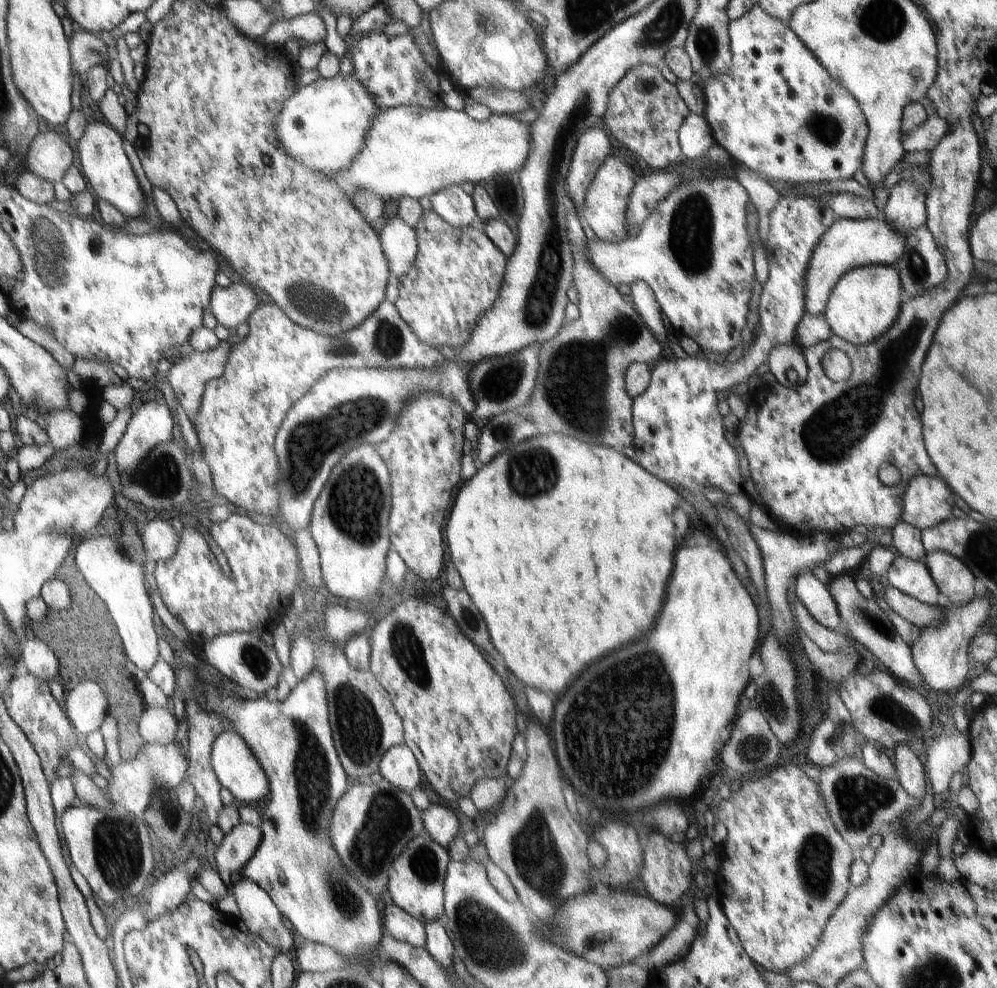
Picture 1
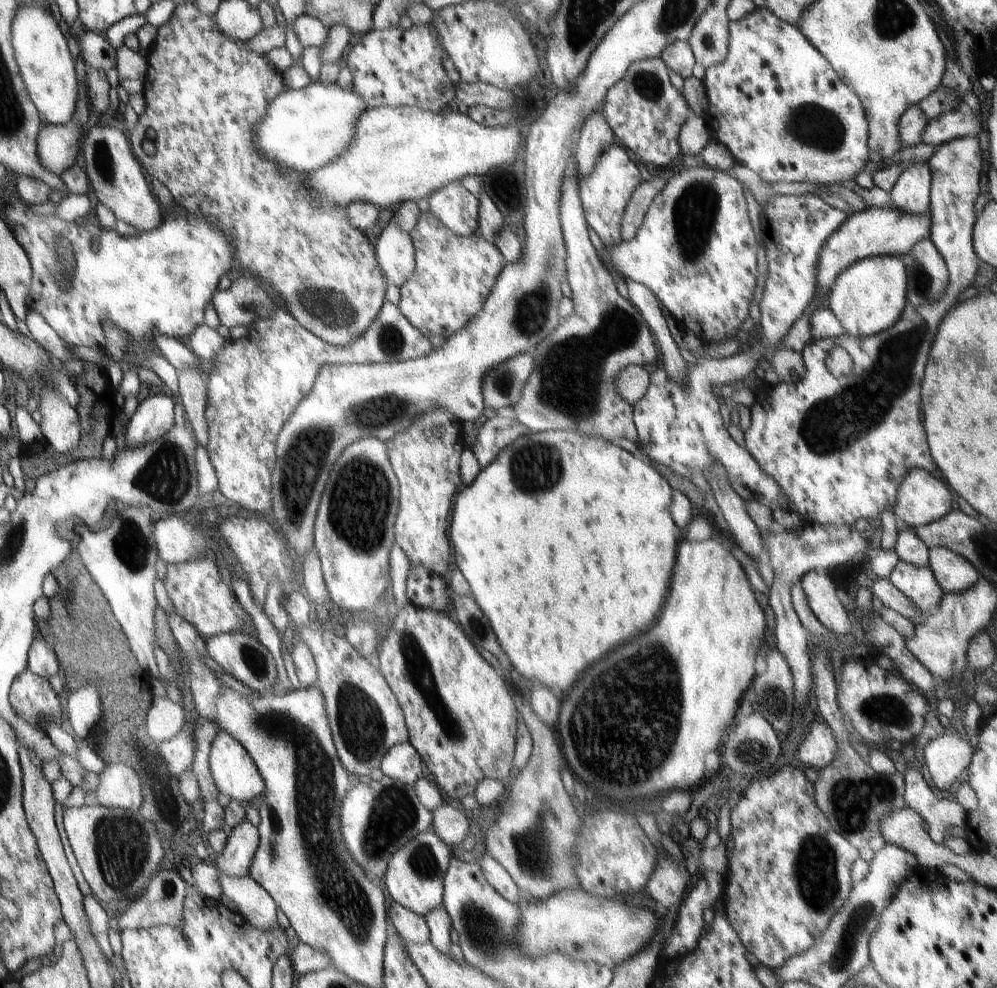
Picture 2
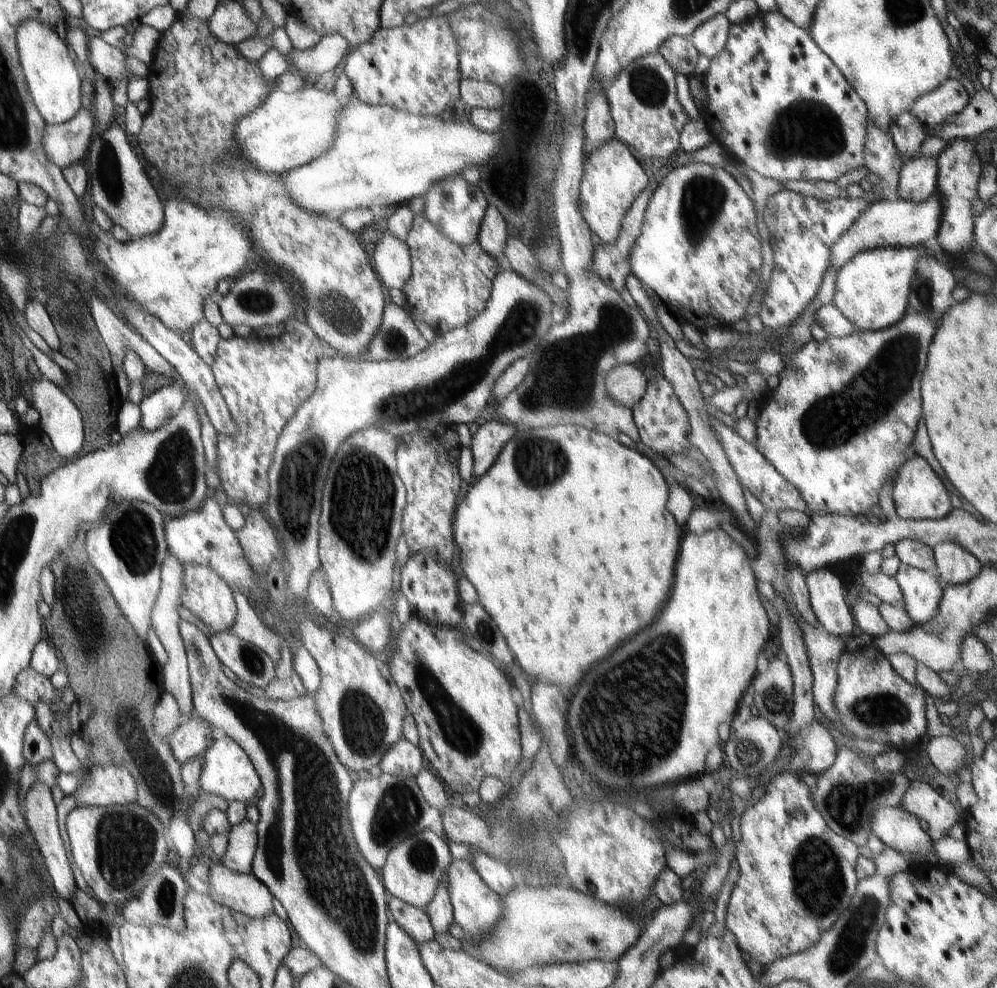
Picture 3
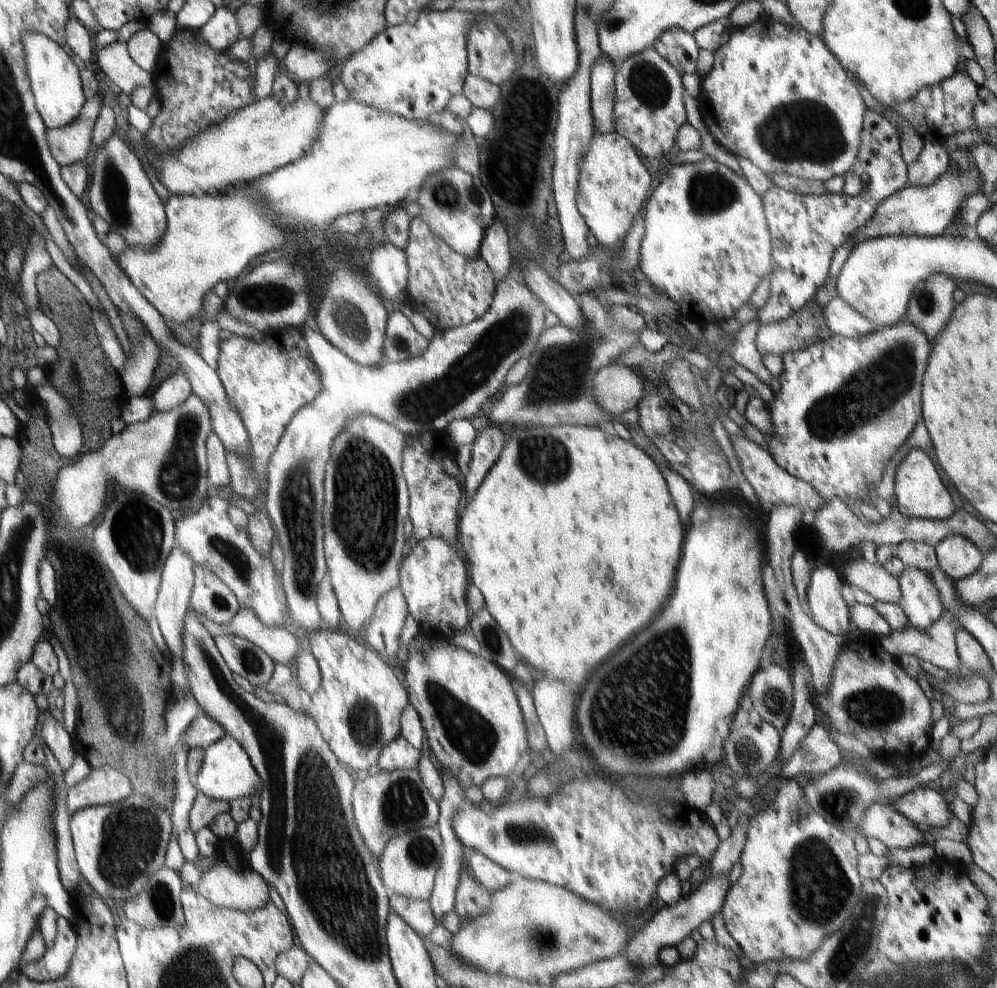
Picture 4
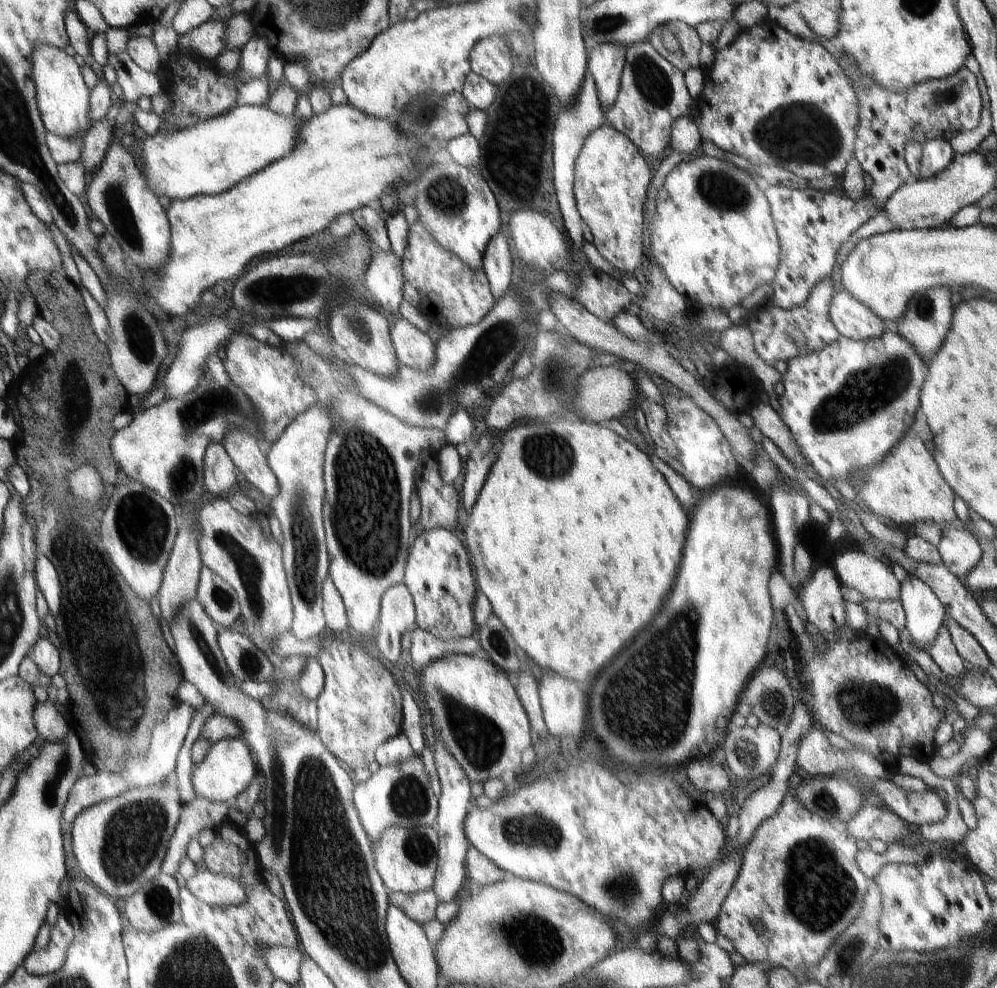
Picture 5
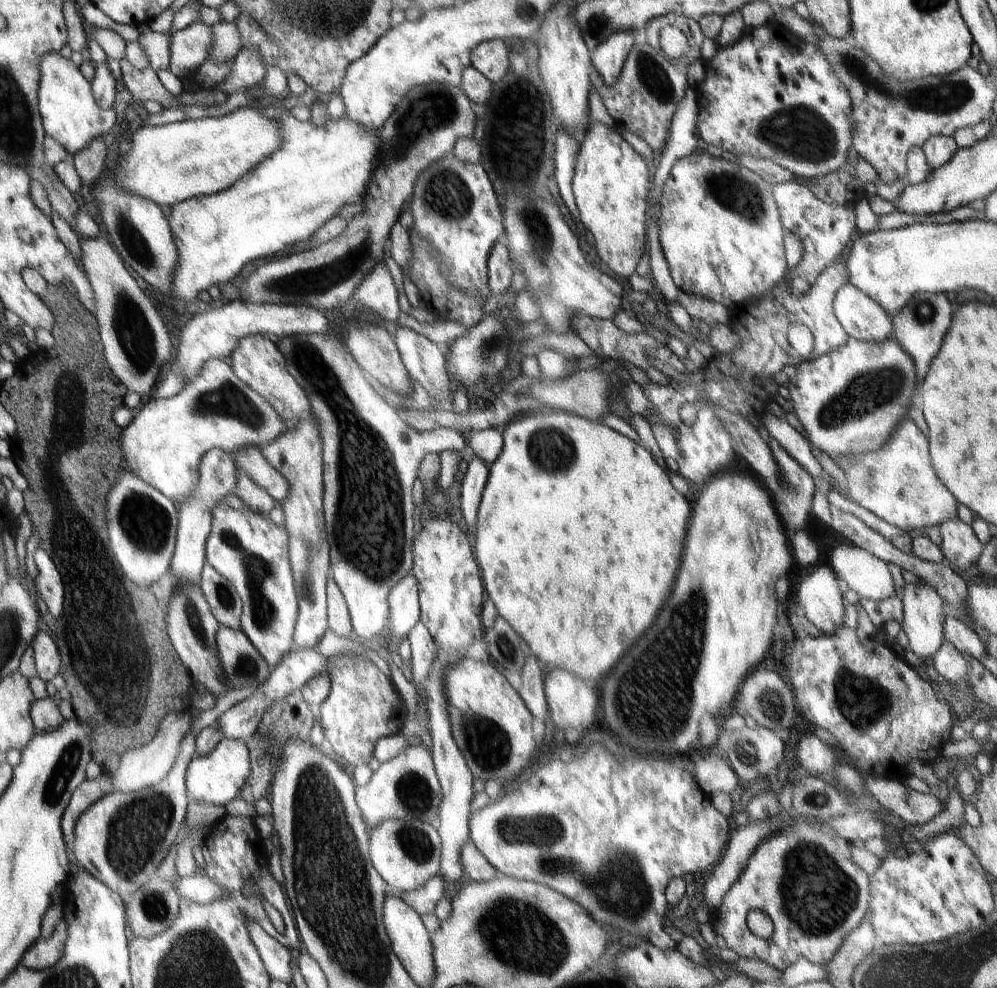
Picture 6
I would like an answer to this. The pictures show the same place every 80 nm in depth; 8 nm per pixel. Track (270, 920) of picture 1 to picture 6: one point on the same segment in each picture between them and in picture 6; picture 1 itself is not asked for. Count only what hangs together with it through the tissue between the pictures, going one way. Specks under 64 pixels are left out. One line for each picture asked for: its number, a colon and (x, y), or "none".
2: (253, 902)
3: (244, 893)
4: (220, 885)
5: (214, 889)
6: (198, 888)

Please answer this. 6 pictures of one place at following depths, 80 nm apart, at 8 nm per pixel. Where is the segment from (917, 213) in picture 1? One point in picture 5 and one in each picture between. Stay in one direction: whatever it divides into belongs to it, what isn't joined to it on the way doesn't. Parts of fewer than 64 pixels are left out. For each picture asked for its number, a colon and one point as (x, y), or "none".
2: (911, 193)
3: (918, 177)
4: (933, 161)
5: (938, 154)

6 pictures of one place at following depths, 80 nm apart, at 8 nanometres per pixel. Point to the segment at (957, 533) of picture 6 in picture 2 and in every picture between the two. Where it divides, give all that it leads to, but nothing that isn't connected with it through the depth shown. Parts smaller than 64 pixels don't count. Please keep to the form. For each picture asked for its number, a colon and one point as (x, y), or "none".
2: (954, 573)
3: (956, 566)
4: (958, 557)
5: (959, 549)

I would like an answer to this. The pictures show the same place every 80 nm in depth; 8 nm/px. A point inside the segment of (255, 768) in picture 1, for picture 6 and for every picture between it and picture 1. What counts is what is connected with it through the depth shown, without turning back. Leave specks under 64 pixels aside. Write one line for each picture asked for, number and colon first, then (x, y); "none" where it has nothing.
2: (234, 774)
3: (227, 771)
4: (226, 773)
5: (228, 769)
6: (216, 779)

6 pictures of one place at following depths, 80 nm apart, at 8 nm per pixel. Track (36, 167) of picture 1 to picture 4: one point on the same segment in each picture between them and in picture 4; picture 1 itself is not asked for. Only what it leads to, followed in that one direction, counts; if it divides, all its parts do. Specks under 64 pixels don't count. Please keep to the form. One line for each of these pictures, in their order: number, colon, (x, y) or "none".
2: (58, 146)
3: (65, 144)
4: (70, 144)

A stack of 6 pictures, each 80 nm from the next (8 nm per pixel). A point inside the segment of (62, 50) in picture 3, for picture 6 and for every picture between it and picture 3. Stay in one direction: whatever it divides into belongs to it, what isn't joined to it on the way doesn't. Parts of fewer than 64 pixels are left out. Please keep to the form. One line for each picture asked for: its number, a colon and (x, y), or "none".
4: (55, 80)
5: (63, 99)
6: (70, 116)

